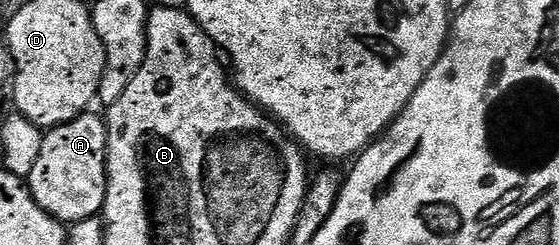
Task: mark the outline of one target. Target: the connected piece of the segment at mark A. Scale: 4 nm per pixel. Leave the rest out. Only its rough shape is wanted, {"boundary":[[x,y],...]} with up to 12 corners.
{"boundary":[[86,113],[44,132],[27,178],[66,225],[102,214],[107,129]]}

